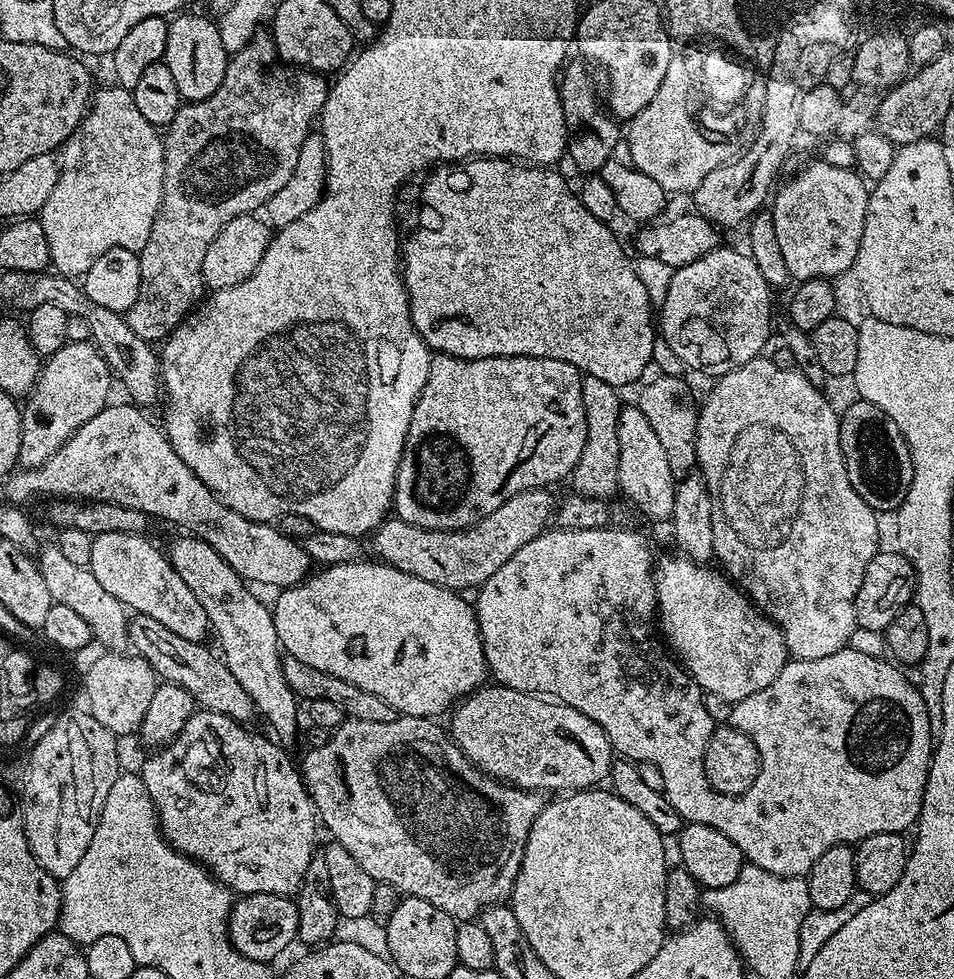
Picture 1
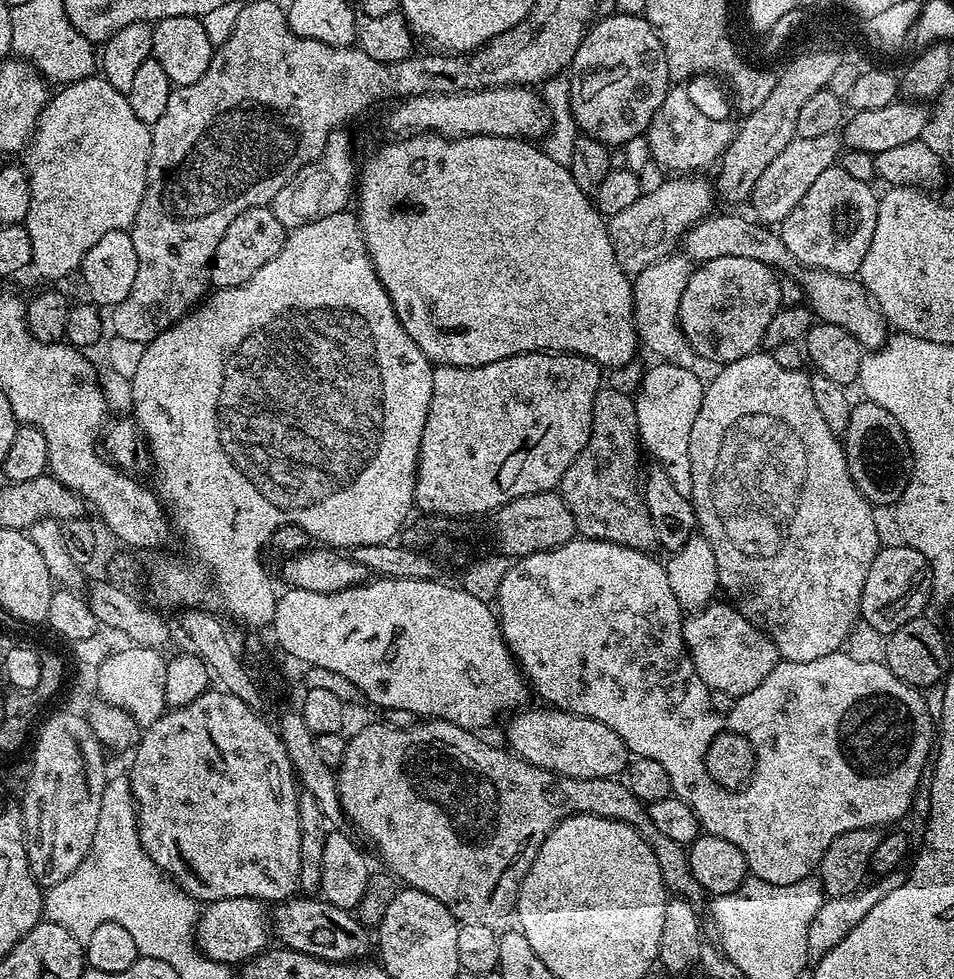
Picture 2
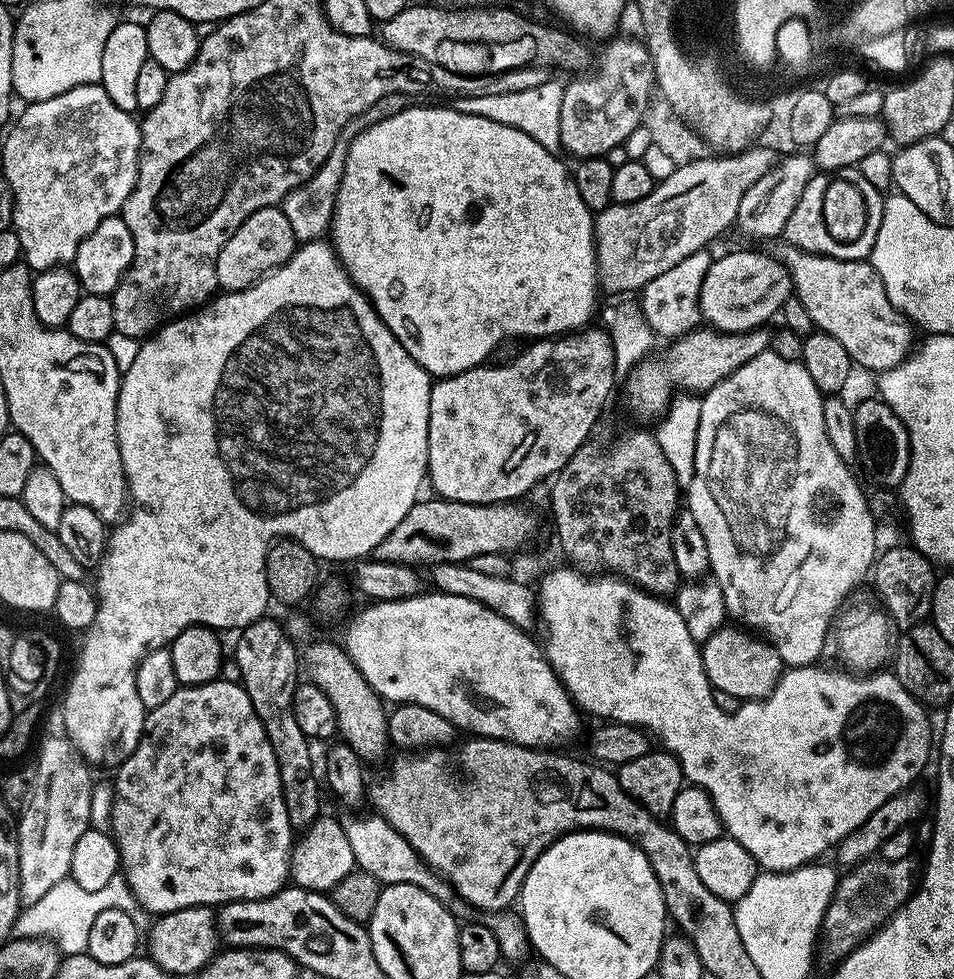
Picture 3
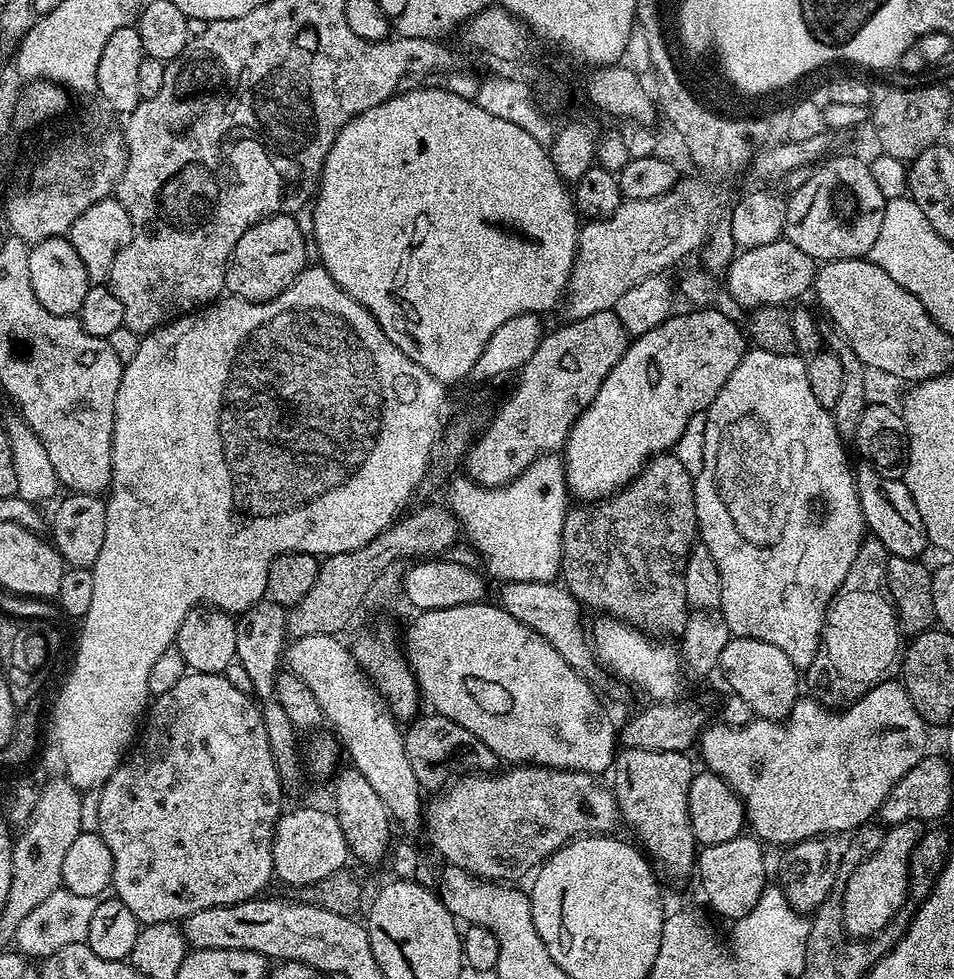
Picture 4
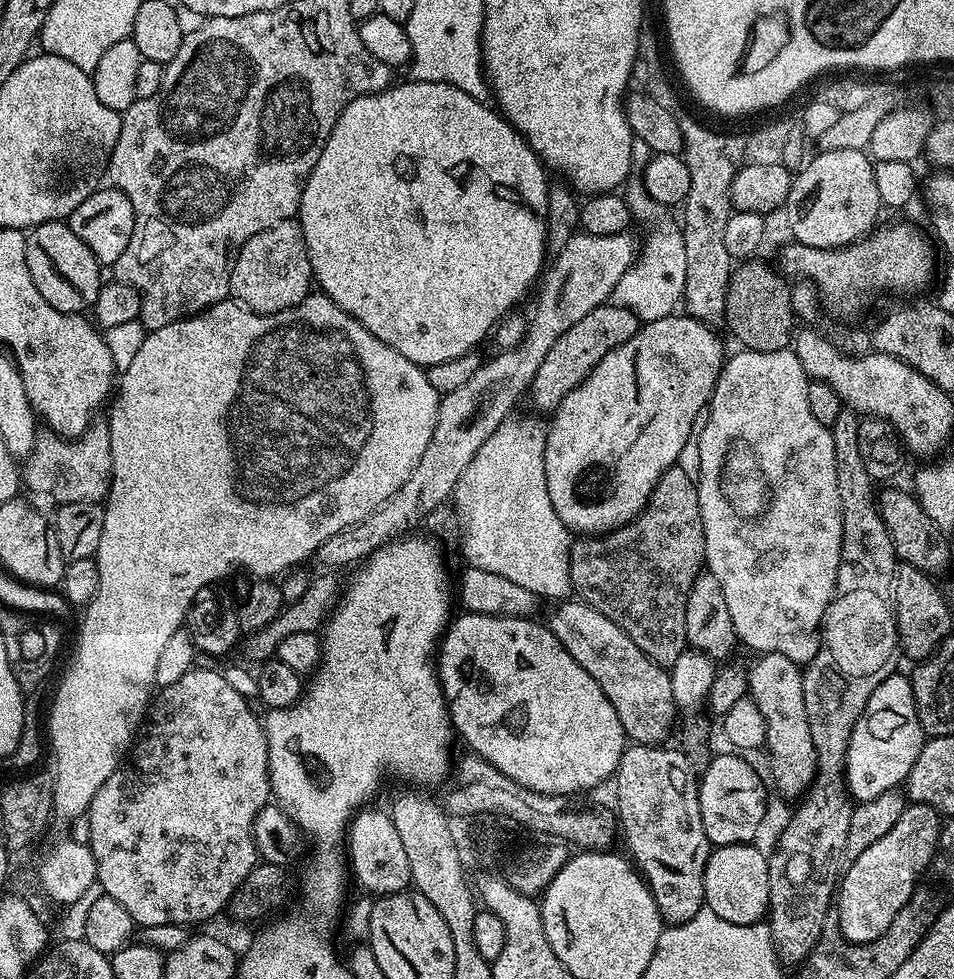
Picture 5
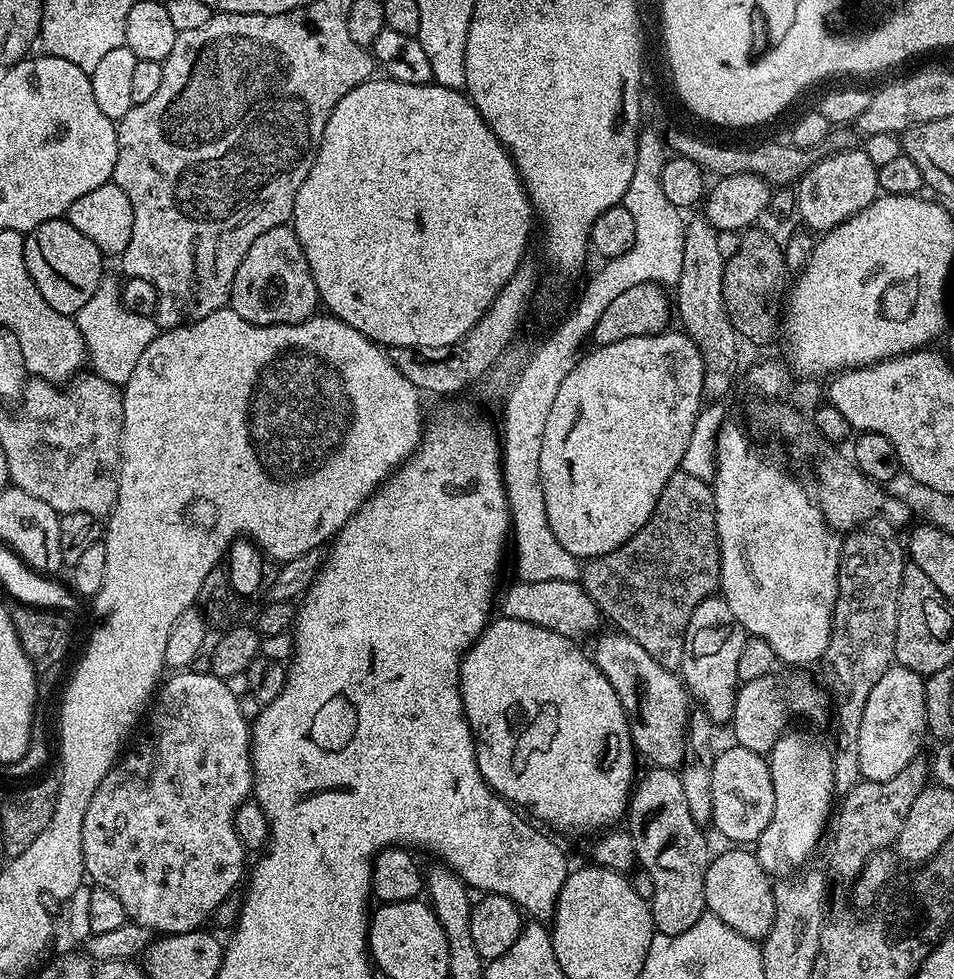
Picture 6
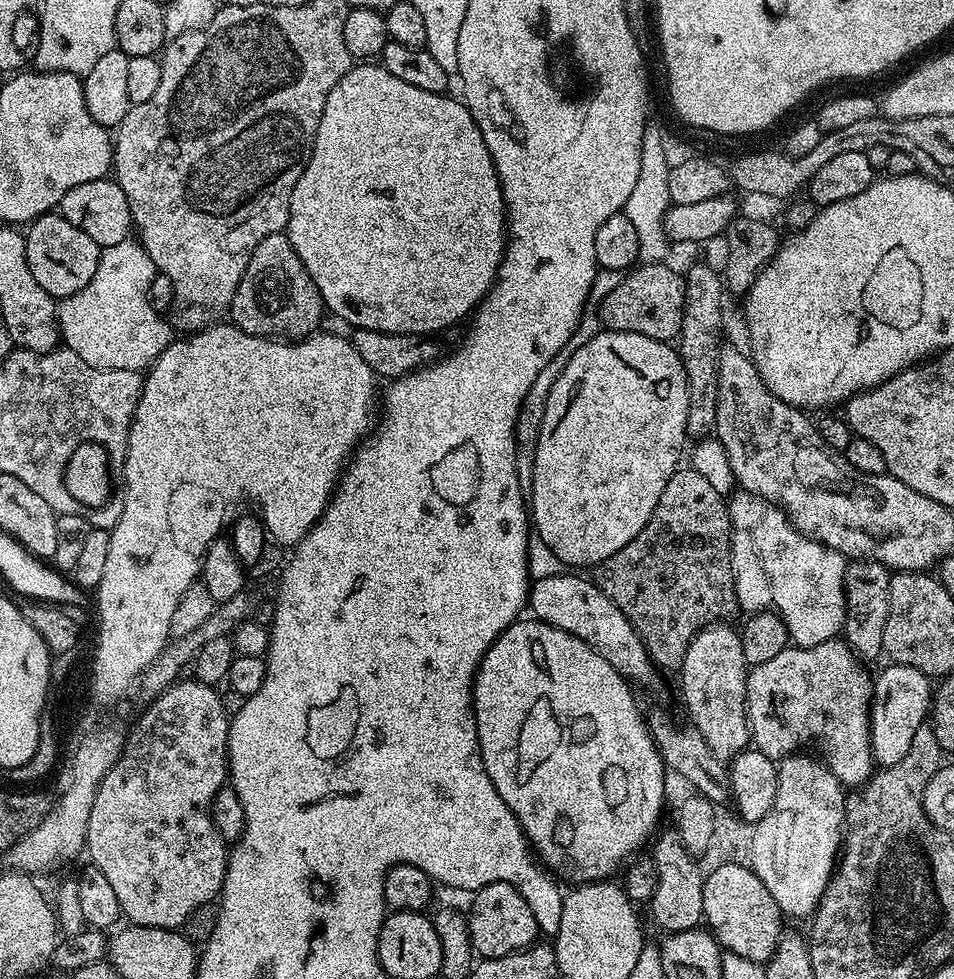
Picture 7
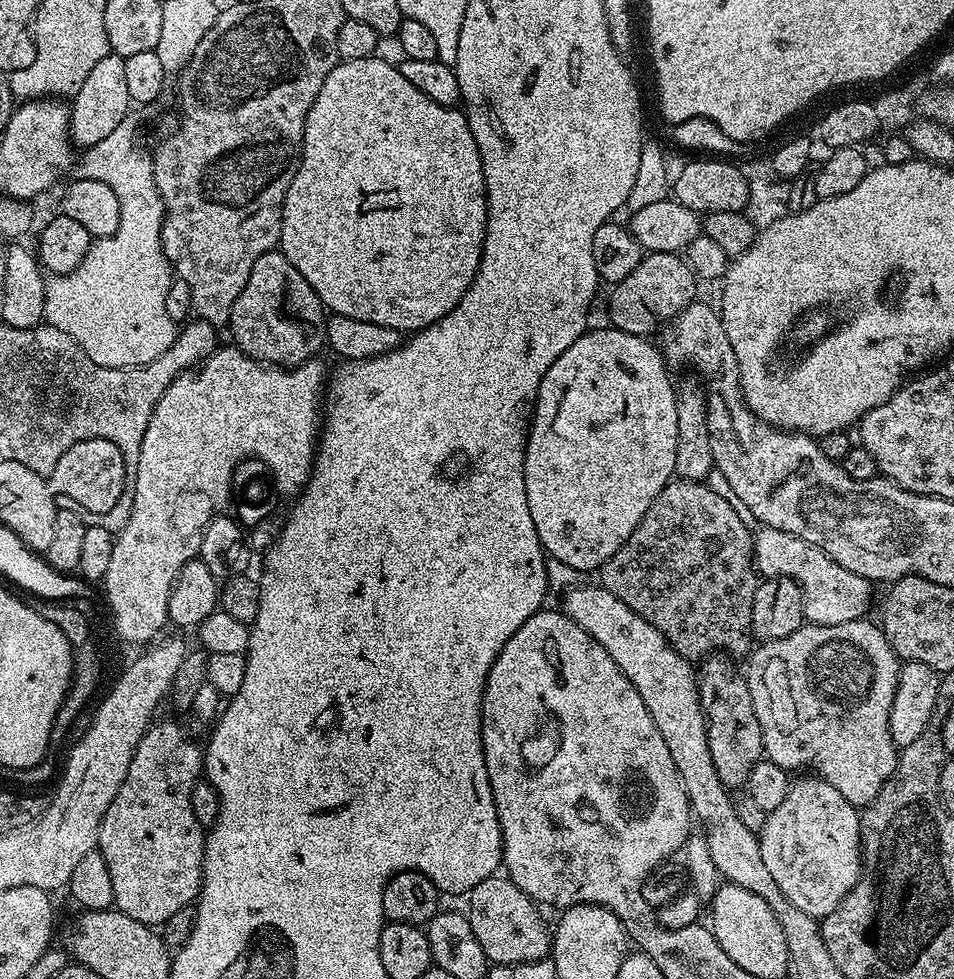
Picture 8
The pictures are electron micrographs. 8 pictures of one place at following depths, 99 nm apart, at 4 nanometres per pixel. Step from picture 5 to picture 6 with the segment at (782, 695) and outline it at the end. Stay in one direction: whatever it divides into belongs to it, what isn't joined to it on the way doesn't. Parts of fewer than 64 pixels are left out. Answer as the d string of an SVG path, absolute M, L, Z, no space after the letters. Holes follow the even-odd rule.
M784 731L766 756L770 778L774 778L774 818L770 818L770 826L756 841L754 851L758 862L770 874L775 873L775 868L796 868L811 858L824 827L827 824L829 827L828 815L834 812L832 796L837 795L833 749L812 732L792 731Z

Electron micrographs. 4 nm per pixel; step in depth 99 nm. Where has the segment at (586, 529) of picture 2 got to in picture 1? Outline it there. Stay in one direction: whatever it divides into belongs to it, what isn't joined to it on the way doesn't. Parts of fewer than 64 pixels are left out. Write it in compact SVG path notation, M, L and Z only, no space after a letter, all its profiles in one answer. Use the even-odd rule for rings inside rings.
M584 376L582 379L582 410L586 410L586 446L582 446L582 458L574 466L570 477L573 493L607 500L618 492L616 467L618 466L618 438L616 423L622 407L621 393L611 388L602 378Z

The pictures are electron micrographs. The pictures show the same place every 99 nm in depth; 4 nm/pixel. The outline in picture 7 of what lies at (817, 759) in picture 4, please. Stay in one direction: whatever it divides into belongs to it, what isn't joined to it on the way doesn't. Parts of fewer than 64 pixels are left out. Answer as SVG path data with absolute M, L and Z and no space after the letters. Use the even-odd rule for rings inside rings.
M889 663L887 667L881 676L875 677L871 715L872 759L885 768L906 758L906 750L910 750L910 742L914 742L918 726L922 726L929 719L934 695L933 681L926 674L922 674L922 670L894 663Z

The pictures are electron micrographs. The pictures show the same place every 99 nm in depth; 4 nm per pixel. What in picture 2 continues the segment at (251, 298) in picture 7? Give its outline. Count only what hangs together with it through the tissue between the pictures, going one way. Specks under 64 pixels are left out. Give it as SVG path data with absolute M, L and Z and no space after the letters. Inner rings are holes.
M271 207L242 210L242 214L238 214L238 218L230 222L230 226L226 226L226 234L222 234L218 250L214 250L214 258L210 265L211 283L217 289L222 289L237 288L250 282L250 278L254 278L254 274L258 274L258 270L262 270L266 262L270 262L270 258L280 253L285 235L286 229L278 222Z

